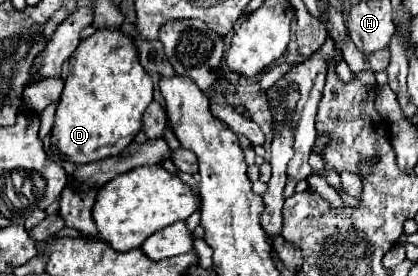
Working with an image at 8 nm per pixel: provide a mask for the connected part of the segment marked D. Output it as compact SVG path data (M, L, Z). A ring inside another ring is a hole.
M119 29L97 31L81 41L71 59L71 73L51 129L53 155L63 155L75 165L119 155L141 131L141 117L151 101L153 81L139 63L133 39Z

